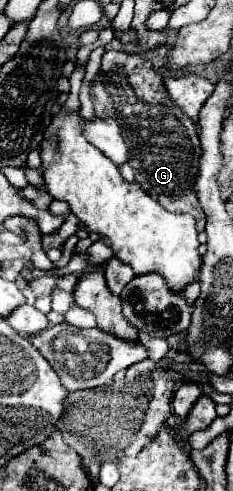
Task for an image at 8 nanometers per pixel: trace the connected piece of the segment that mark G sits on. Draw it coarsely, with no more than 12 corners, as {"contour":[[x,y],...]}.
{"contour":[[102,54],[90,88],[136,182],[204,230],[196,124],[138,54]]}

